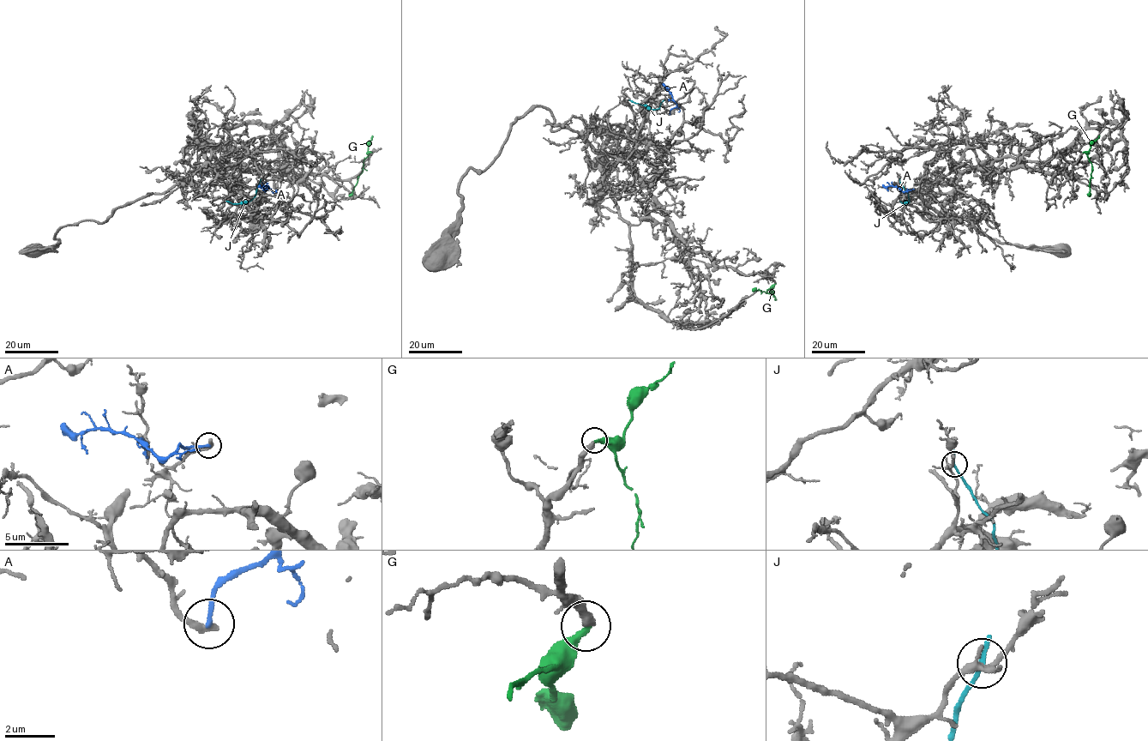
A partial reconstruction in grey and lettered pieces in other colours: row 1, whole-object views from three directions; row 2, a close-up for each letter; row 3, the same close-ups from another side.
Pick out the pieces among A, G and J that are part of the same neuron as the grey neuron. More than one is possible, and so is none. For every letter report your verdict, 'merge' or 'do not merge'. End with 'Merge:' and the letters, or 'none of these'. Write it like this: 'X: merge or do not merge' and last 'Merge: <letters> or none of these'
A: do not merge
G: do not merge
J: do not merge
Merge: none of these

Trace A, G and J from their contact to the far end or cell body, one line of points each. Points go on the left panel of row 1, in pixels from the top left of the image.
A: (266, 189), (273, 191), (267, 186), (258, 186)
G: (371, 152), (363, 160), (363, 171), (348, 196)
J: (260, 182), (255, 195), (249, 201), (240, 203), (225, 201)

